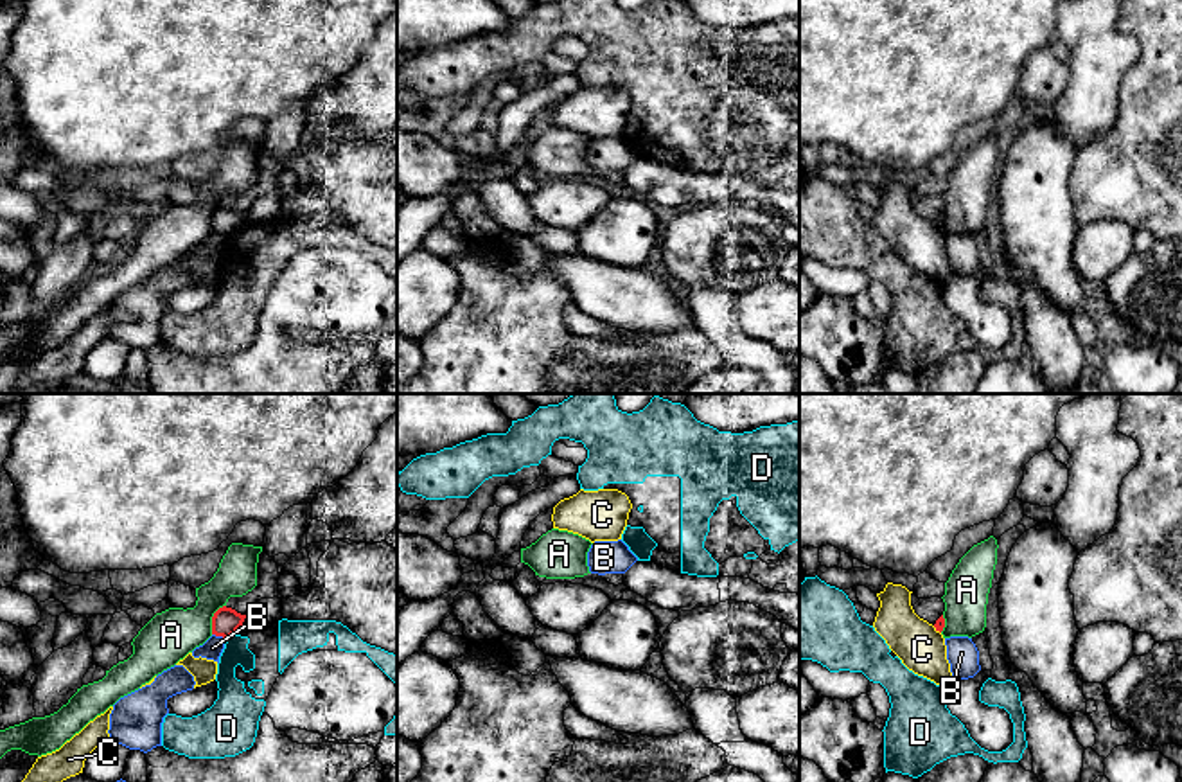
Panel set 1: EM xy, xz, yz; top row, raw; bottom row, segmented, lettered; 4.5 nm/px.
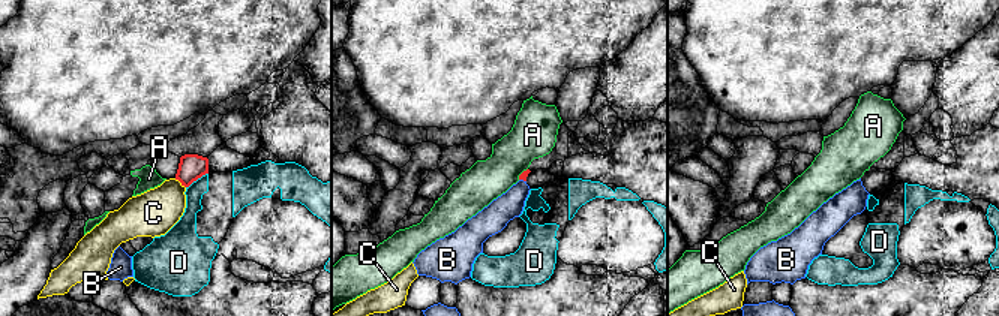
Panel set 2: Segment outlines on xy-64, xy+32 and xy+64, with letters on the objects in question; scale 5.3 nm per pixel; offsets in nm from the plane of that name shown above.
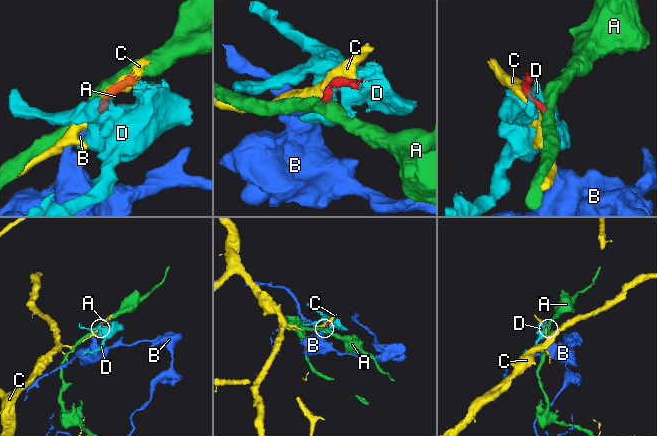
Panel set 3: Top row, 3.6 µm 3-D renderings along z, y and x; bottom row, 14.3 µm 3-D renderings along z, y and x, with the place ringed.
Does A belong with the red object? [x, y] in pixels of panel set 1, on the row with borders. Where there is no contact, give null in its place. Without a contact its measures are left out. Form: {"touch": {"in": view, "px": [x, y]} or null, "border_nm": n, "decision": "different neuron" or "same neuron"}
{"touch": {"in": "xy", "px": [212, 619]}, "border_nm": 150, "decision": "different neuron"}

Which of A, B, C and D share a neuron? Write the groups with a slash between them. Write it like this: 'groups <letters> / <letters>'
groups A / B / C / D

